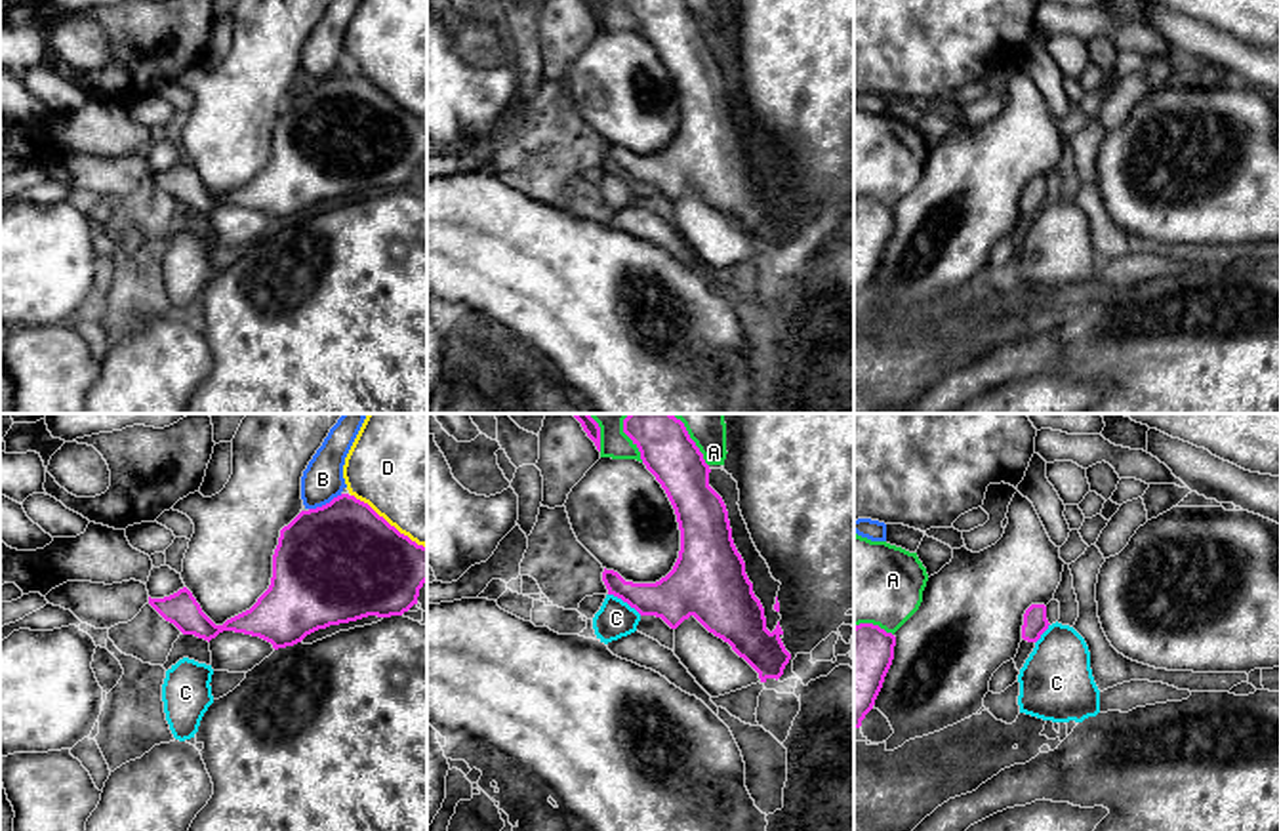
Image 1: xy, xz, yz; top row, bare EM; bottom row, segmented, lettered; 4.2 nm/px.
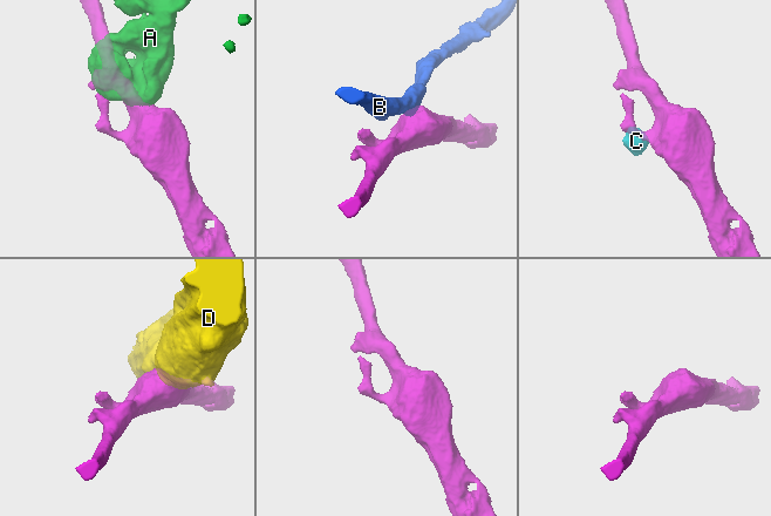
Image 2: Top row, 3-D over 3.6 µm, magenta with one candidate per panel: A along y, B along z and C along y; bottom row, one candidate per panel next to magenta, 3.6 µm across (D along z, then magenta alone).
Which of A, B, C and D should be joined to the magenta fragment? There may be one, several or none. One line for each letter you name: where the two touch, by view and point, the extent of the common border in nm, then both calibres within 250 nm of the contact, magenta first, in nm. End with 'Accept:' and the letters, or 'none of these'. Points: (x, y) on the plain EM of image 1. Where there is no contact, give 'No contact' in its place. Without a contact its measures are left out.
Accept: none of these

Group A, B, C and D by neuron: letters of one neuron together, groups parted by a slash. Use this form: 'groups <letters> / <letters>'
groups A / B / C / D

